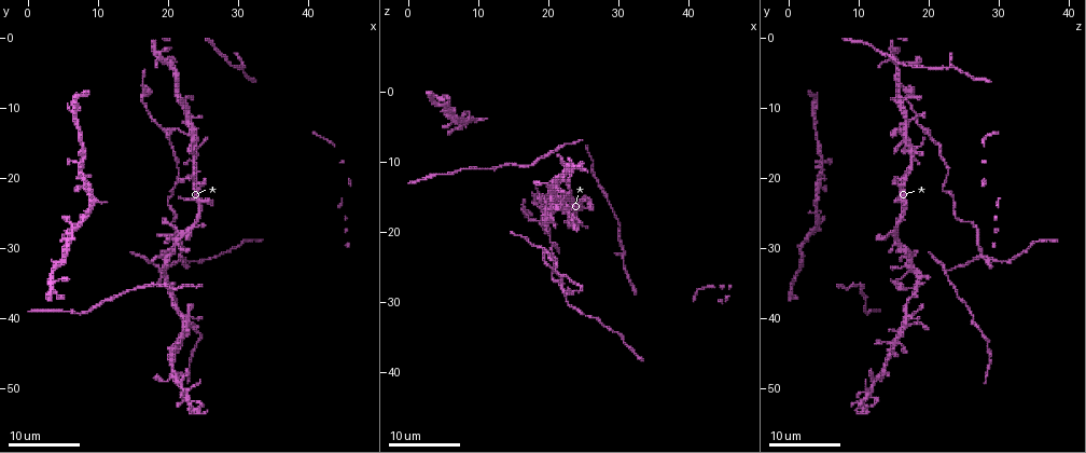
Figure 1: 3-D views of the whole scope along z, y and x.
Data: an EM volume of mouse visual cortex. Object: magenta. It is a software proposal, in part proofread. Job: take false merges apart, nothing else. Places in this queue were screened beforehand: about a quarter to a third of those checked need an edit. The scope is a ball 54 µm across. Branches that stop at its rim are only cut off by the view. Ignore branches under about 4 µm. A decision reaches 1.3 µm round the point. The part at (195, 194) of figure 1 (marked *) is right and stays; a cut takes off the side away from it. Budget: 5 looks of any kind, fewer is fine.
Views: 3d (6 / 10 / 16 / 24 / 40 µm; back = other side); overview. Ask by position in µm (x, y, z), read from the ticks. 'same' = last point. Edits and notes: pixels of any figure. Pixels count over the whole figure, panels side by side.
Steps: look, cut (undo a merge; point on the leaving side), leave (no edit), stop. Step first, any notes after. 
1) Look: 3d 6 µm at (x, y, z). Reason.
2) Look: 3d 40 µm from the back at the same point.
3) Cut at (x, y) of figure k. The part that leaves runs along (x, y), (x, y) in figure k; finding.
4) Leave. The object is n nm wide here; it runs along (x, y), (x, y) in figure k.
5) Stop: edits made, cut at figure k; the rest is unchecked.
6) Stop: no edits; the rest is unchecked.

Look: 3d 24 µm at (9.0, 23.0, 4.0). Thick turns thin.

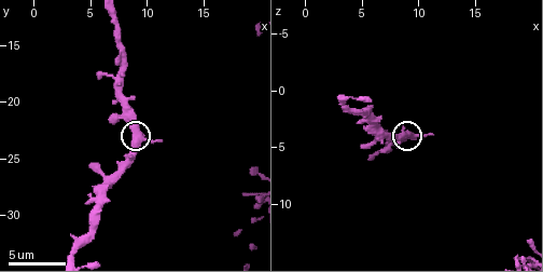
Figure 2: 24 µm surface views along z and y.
Look: 3d 10 µm at the same point. Zoom in.

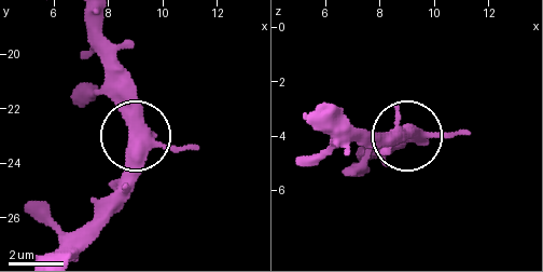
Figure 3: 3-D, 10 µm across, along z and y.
Look: 3d 10 µm from the back at the same point.

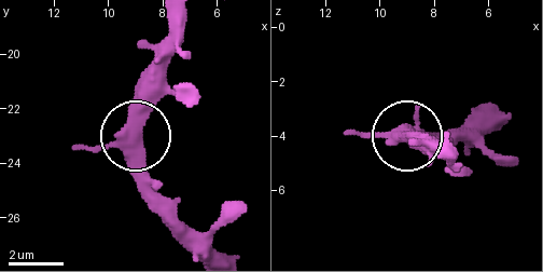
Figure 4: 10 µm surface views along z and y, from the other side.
Leave. The object is 430 nm wide here; one neuron here.

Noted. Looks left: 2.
Look: 3d 24 µm at (21.5, 31.0, 27.5). Three-way junction.

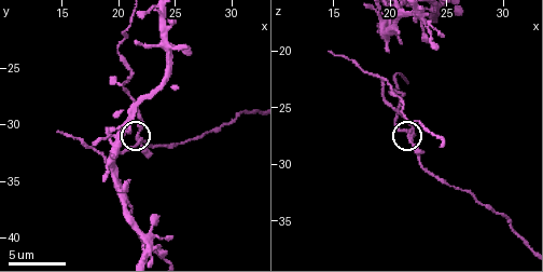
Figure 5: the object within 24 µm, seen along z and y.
Look: 3d 10 µm at (21.6, 31.0, 27.6). Zoom in.

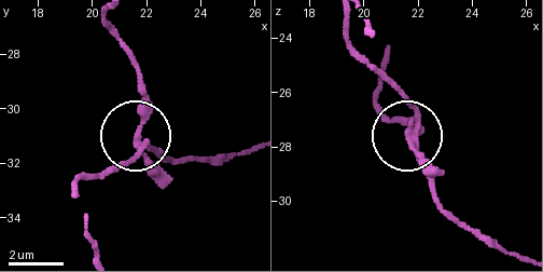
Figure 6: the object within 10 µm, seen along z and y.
Cut at (152, 168) of figure 6. A second neuron is stuck on.

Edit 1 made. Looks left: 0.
Stop: edits made, cut at figure 6; the rest is unchecked.

